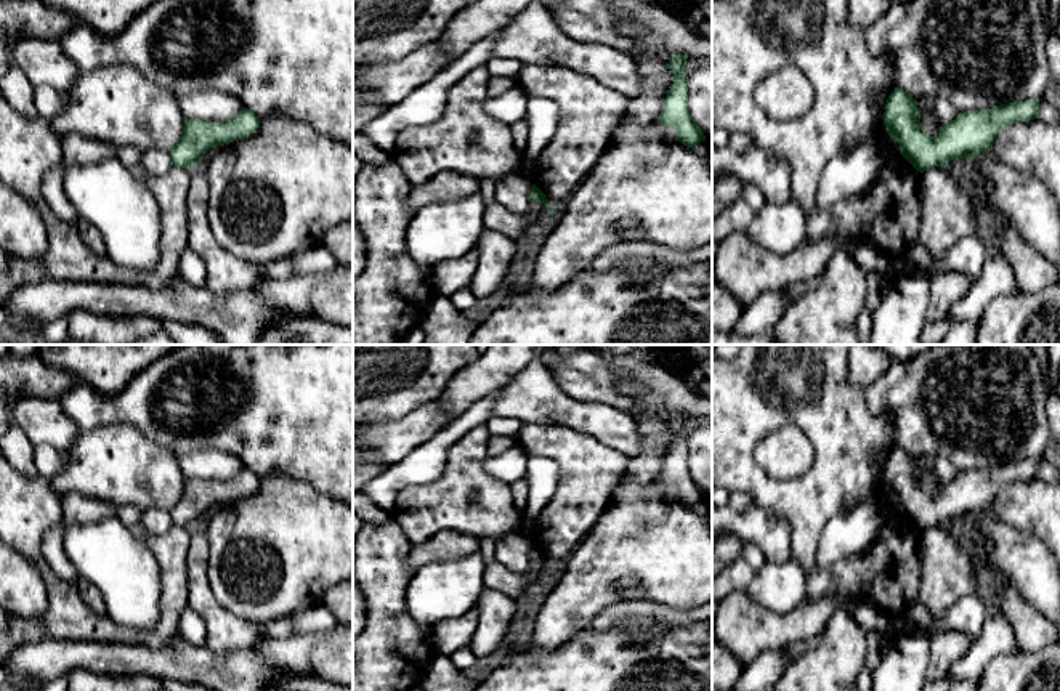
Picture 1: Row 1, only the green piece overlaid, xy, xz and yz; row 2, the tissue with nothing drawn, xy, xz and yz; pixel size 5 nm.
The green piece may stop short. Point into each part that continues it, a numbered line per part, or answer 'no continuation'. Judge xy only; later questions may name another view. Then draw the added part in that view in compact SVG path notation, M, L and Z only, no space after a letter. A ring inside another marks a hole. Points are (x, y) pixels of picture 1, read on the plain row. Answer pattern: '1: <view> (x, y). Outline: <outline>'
no continuation

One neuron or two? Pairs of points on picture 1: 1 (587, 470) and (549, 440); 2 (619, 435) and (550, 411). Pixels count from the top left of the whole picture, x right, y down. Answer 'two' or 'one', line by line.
1: one
2: one

